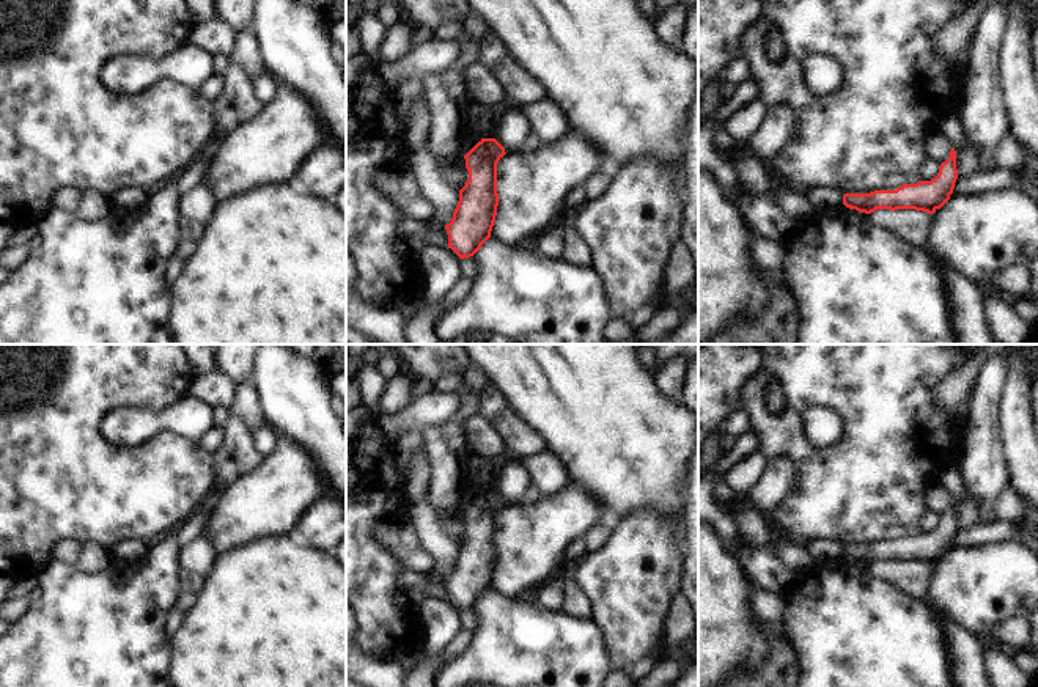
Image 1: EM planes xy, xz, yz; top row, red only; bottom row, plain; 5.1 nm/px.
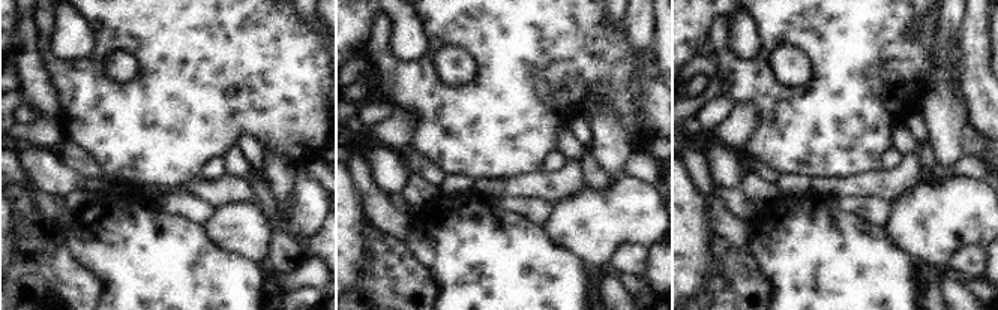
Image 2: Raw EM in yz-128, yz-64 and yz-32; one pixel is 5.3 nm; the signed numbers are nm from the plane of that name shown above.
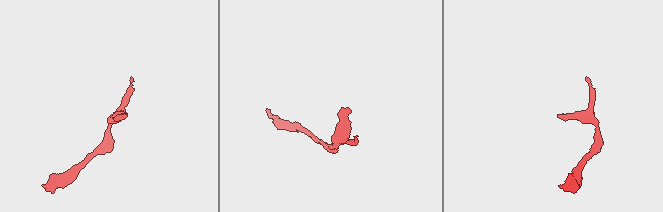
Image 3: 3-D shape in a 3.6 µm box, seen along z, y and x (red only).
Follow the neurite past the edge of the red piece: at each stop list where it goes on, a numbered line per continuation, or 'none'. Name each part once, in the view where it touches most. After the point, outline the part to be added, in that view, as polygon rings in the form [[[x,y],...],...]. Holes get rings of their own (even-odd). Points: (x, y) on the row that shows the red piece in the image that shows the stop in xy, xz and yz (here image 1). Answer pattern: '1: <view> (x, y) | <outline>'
none

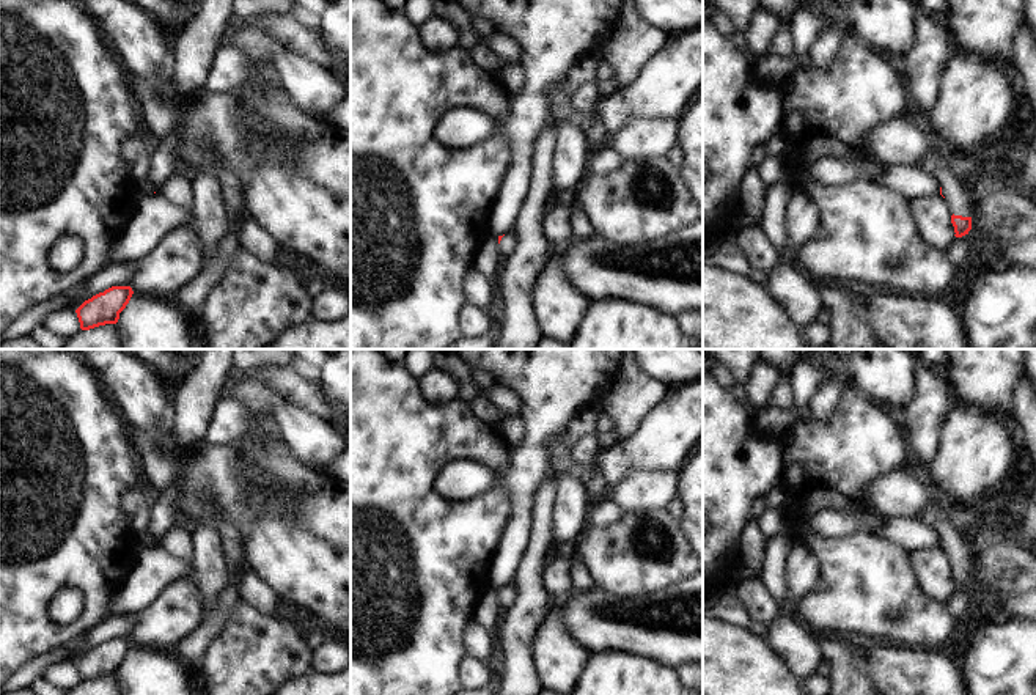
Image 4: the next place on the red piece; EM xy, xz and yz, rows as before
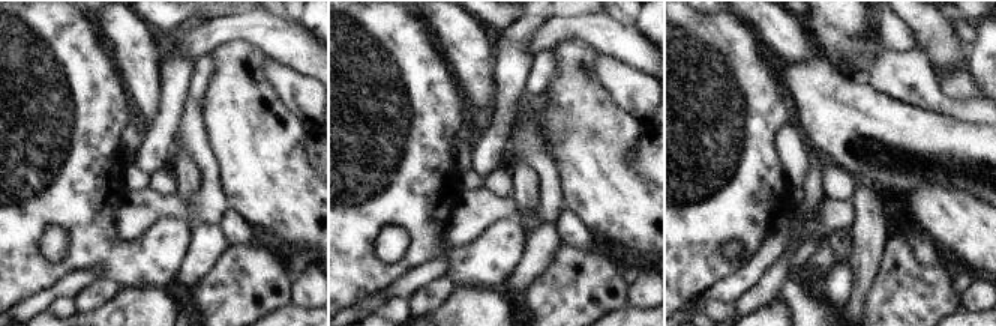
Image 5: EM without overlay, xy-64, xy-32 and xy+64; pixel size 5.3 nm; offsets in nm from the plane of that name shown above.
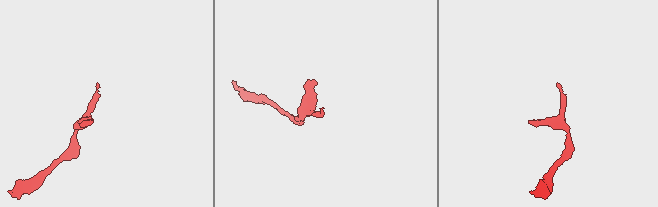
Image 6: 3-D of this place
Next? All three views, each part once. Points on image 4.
1: yz (959, 203) | [[[931,146],[923,154],[918,165],[939,179],[942,195],[948,201],[951,214],[972,217],[973,201],[968,198],[965,187],[951,171],[937,167],[937,154],[939,153]]]

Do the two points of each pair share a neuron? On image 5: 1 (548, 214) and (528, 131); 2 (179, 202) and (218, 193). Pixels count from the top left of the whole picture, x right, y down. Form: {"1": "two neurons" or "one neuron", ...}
{"1": "one neuron", "2": "one neuron"}

